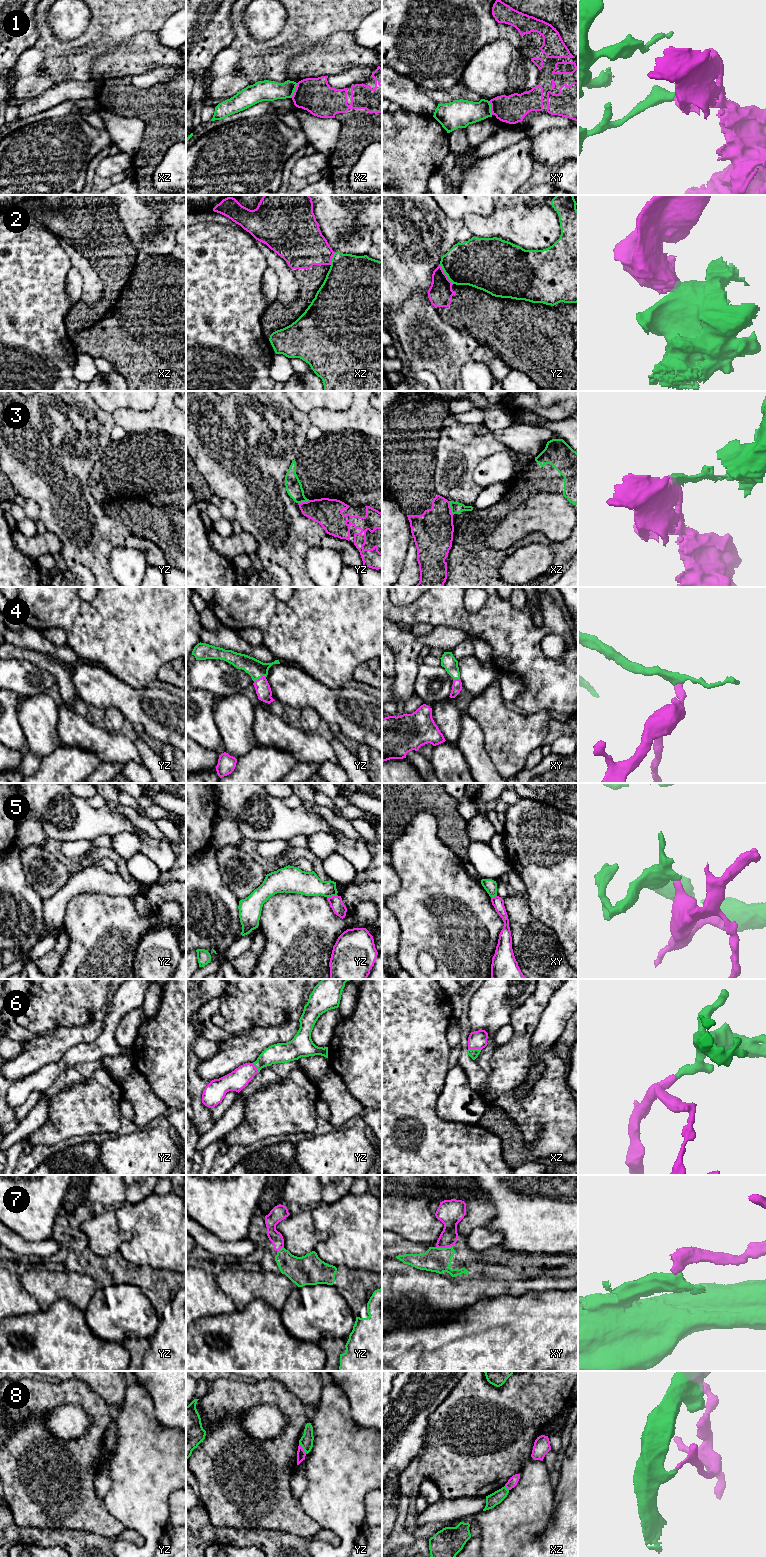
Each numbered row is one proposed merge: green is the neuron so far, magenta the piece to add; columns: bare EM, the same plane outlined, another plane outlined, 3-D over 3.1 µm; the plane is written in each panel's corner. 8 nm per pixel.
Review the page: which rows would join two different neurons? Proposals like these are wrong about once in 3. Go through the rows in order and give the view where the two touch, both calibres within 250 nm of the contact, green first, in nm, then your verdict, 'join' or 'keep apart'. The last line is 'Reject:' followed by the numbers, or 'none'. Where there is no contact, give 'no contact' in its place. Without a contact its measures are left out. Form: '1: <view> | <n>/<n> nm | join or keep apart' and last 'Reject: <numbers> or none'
1: xz | 170/280 nm | keep apart
2: yz | 360/200 nm | keep apart
3: xz | 90/320 nm | keep apart
4: yz | 150/120 nm | join
5: yz | 190/110 nm | keep apart
6: xz | 80/140 nm | join
7: xy | 200/150 nm | join
8: yz | 110/70 nm | keep apart
Reject: 1, 2, 3, 5, 8

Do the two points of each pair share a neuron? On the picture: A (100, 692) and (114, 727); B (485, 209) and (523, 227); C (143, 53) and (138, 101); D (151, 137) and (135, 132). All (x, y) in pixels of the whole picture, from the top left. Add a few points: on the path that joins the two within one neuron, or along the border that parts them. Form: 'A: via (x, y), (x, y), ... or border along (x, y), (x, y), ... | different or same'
A: border along (104, 709), (116, 707), (125, 718) | different
B: border along (497, 205), (495, 210), (487, 216), (468, 213) | different
C: border along (131, 75), (108, 79) | different
D: border along (127, 117), (144, 124), (133, 155) | different

